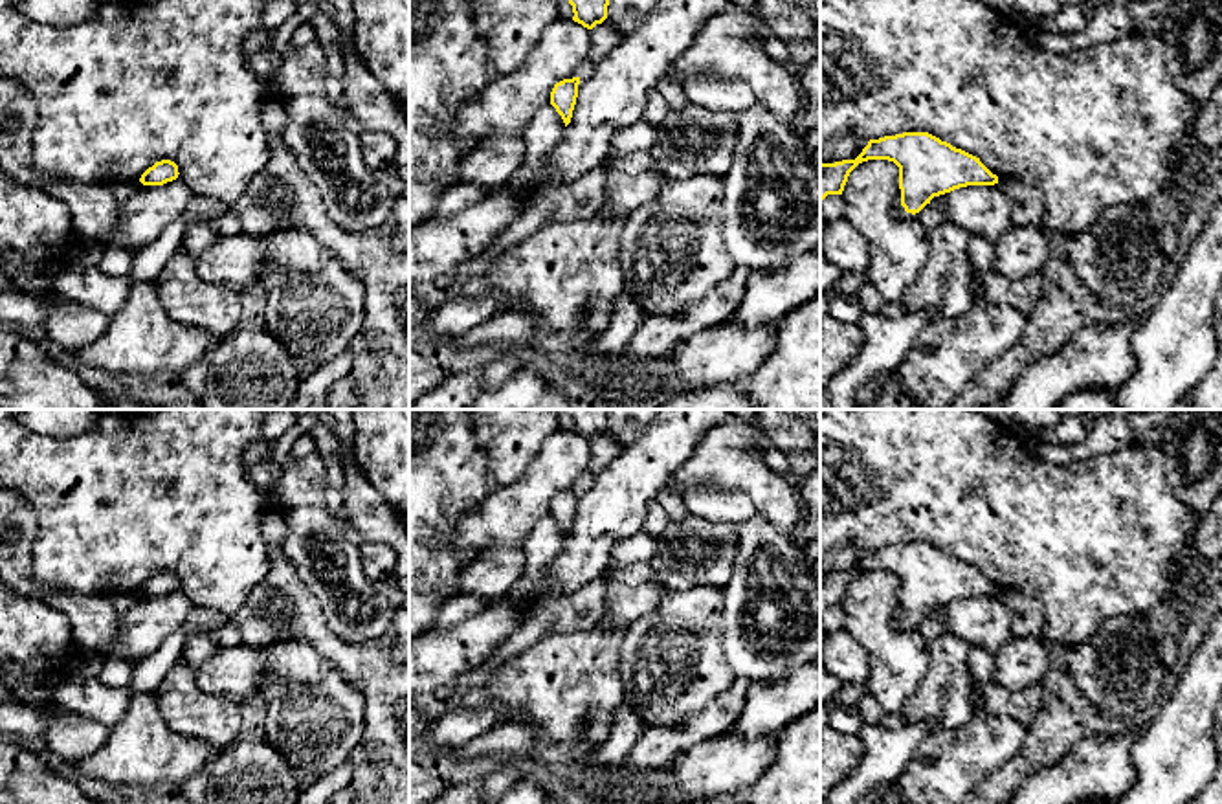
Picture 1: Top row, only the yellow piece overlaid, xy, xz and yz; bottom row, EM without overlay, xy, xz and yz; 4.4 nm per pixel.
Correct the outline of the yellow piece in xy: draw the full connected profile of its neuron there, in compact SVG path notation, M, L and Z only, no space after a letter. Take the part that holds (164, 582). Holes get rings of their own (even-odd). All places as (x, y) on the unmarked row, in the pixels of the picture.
M161 571L161 573L156 573L152 578L149 578L139 593L143 597L163 597L167 593L172 593L178 589L178 576L171 571Z

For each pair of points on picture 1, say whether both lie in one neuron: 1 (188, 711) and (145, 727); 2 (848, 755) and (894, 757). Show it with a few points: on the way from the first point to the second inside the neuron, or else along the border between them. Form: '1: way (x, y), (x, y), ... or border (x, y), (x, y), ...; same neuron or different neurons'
1: border (153, 694), (160, 716), (173, 729), (202, 740); different neurons
2: border (857, 733), (861, 759), (839, 782); different neurons

